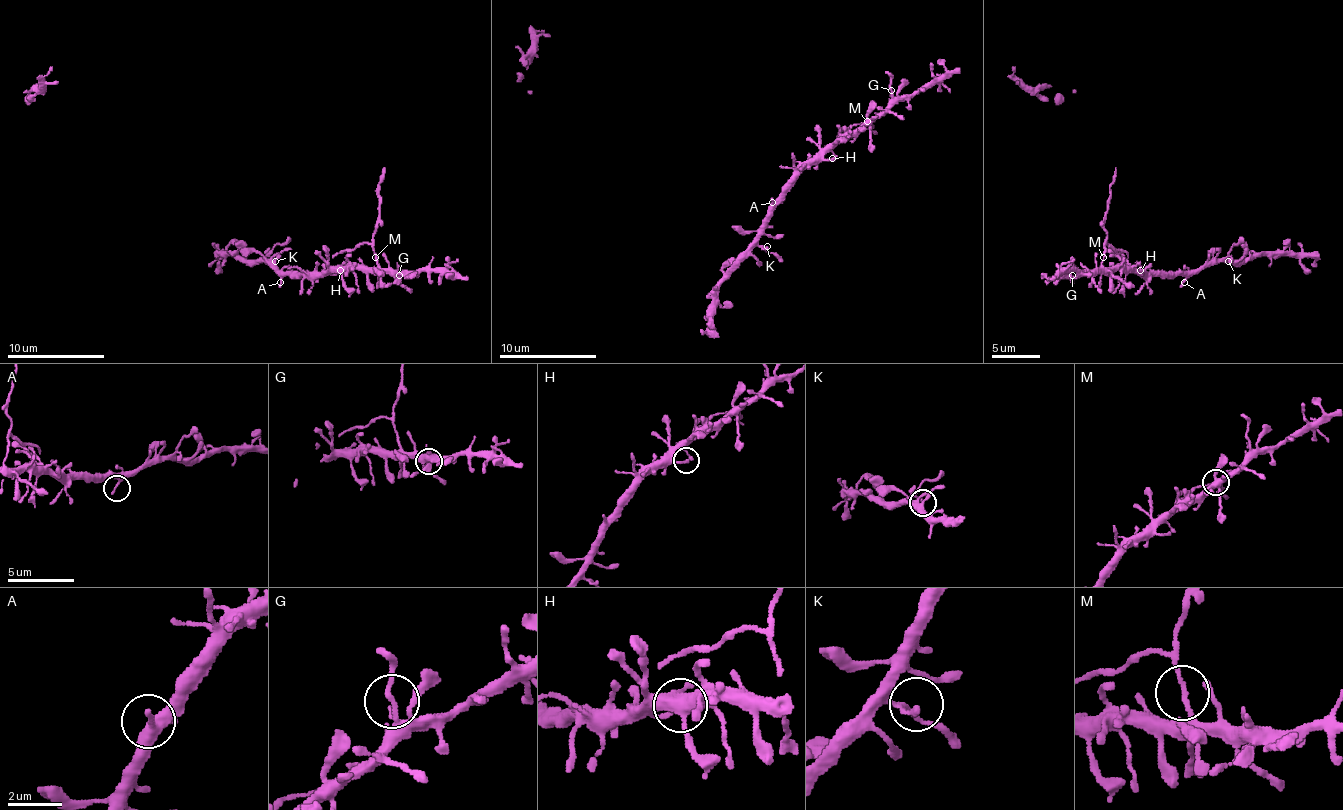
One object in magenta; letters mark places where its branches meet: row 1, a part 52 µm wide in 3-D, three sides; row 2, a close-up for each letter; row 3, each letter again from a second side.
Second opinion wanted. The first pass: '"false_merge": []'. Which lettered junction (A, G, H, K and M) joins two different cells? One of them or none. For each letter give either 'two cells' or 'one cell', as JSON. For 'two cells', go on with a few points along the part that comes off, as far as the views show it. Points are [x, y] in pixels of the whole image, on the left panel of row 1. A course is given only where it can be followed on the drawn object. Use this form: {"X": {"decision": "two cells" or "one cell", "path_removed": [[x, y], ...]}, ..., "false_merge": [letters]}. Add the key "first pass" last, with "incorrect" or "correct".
{"A": {"decision": "one cell"}, "G": {"decision": "one cell"}, "H": {"decision": "one cell"}, "K": {"decision": "one cell"}, "M": {"decision": "two cells", "path_removed": [[374, 258], [379, 185], [384, 168]]}, "false_merge": ["M"], "first pass": "incorrect"}

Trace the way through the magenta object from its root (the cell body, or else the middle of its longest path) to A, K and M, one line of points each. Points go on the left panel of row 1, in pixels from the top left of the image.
A: (241, 251), (255, 251), (275, 270), (280, 282)
K: (241, 251), (258, 251), (265, 258), (270, 256), (275, 261)
M: (241, 251), (255, 251), (277, 273), (343, 273), (355, 268), (374, 268), (374, 258)

